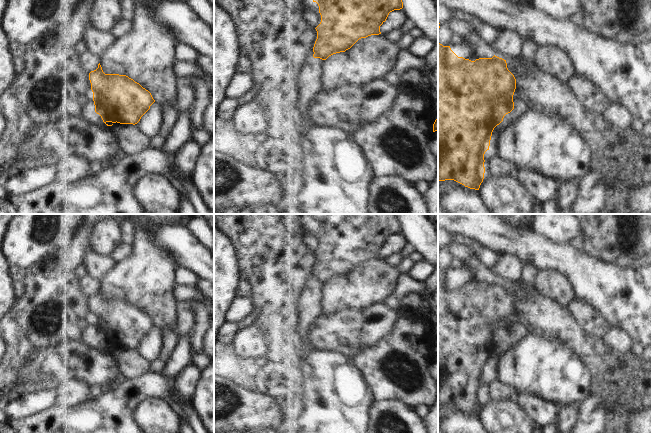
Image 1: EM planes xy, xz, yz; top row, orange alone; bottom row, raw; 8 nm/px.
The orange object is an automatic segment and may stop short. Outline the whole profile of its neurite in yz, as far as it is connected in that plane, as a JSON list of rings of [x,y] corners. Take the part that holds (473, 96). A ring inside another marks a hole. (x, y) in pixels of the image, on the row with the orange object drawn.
[[[438,42],[438,180],[454,180],[470,189],[479,190],[484,179],[484,154],[489,150],[490,140],[494,128],[499,125],[506,114],[514,109],[513,95],[516,89],[516,79],[508,70],[506,60],[493,56],[492,58],[479,58],[475,61],[458,57],[450,48]]]

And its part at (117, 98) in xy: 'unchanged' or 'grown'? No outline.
unchanged

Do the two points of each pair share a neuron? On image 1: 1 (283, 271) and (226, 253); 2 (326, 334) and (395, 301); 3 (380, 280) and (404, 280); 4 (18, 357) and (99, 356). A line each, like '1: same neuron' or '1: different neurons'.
1: different neurons
2: different neurons
3: different neurons
4: different neurons

